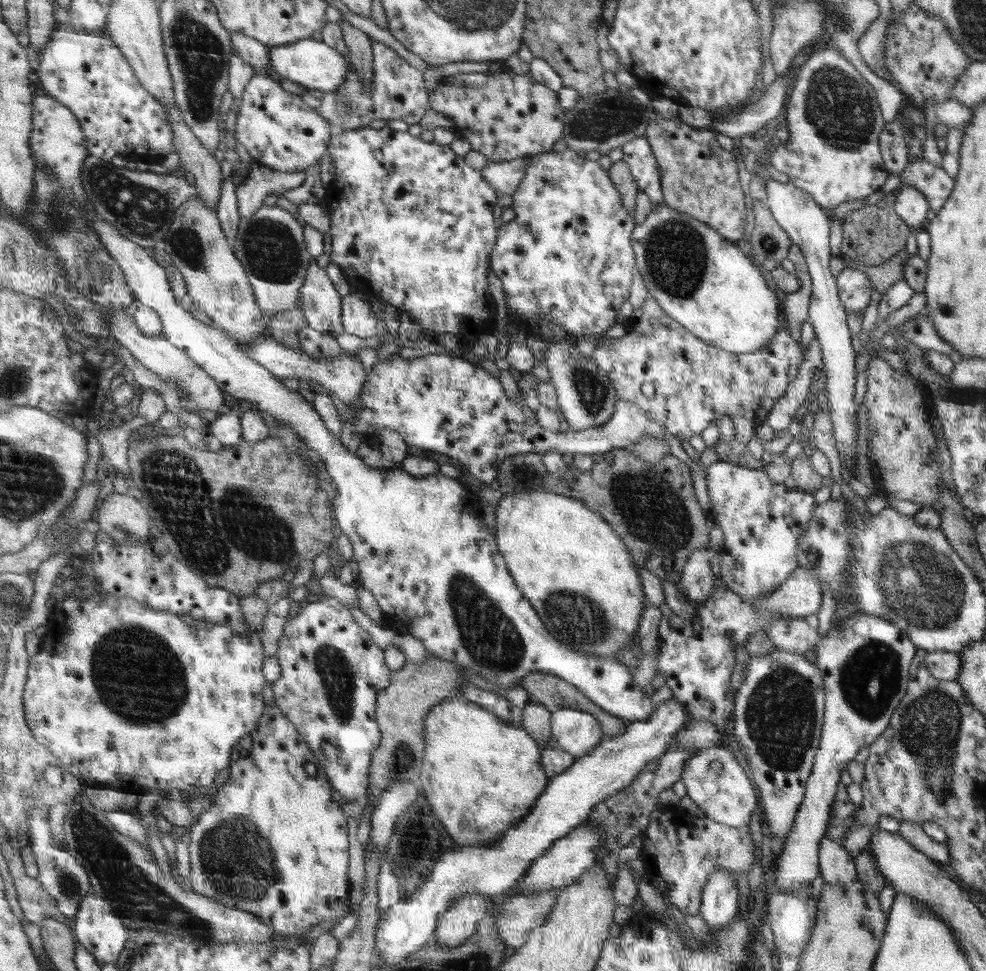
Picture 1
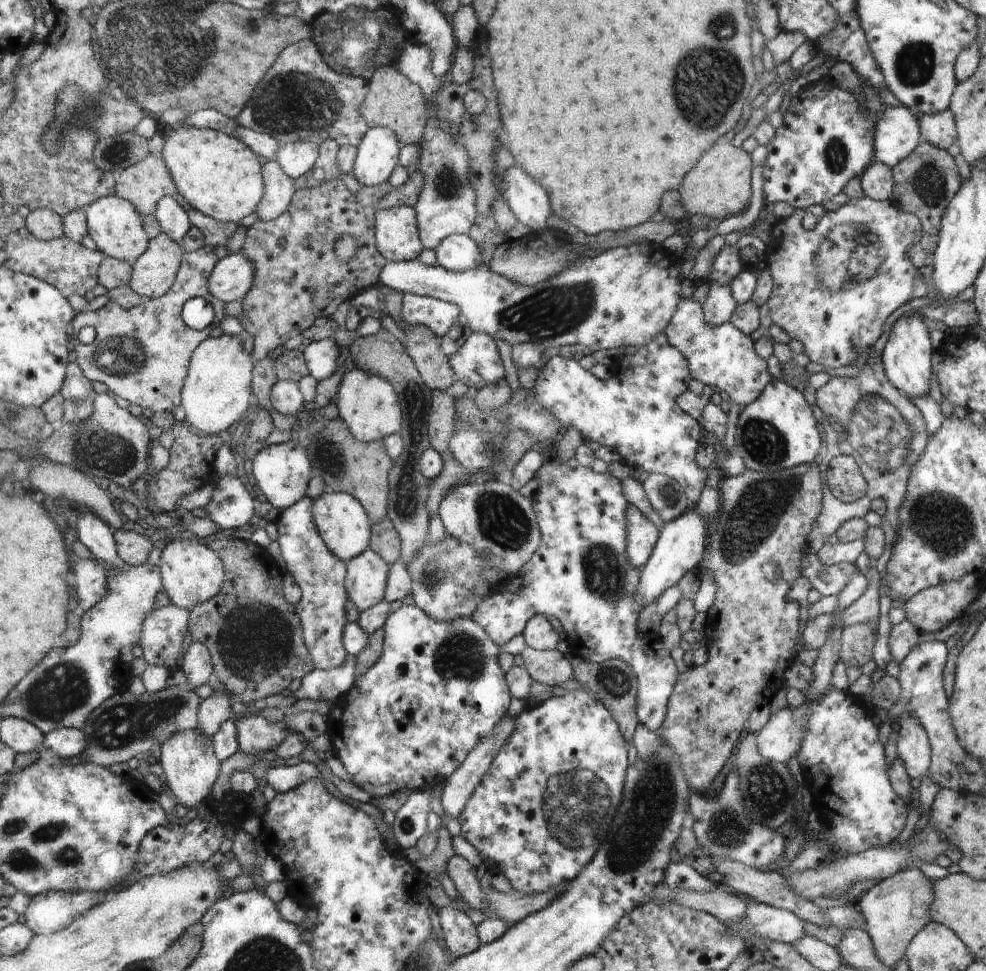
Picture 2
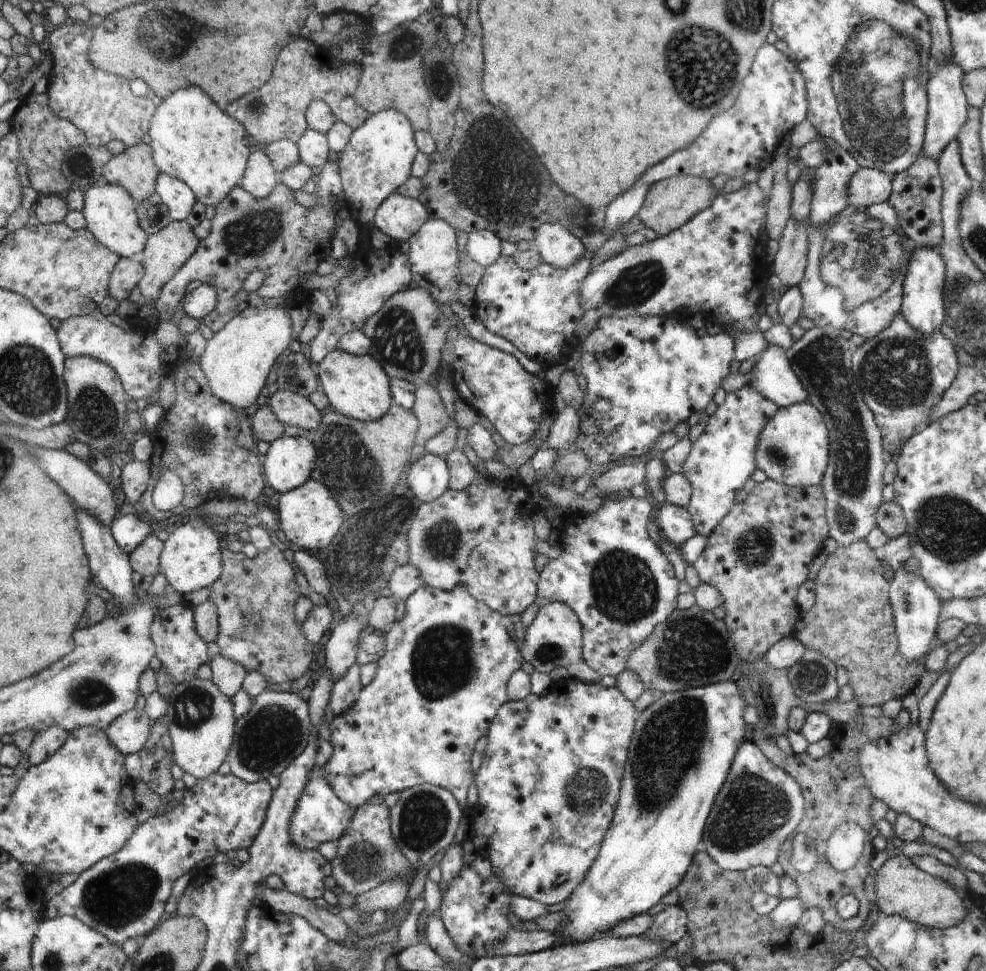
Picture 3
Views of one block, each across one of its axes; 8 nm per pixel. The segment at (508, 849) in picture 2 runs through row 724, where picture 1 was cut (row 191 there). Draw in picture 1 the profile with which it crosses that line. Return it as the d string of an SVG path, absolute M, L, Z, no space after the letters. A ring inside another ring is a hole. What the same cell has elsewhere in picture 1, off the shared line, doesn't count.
M570 149L561 152L552 150L548 153L533 155L533 158L532 156L528 157L529 161L525 168L526 174L520 181L517 190L514 191L514 194L511 194L512 202L510 206L514 209L516 217L510 222L499 224L498 240L495 248L492 249L492 272L502 280L508 315L516 316L516 318L519 316L526 321L531 317L540 316L548 324L561 326L566 331L567 338L574 340L574 344L580 338L594 338L595 342L596 338L600 338L616 322L616 314L618 314L620 306L626 302L628 288L631 288L633 277L636 276L635 254L631 245L634 220L628 216L621 200L621 194L611 181L610 174L602 169L598 161L586 159L582 153Z

